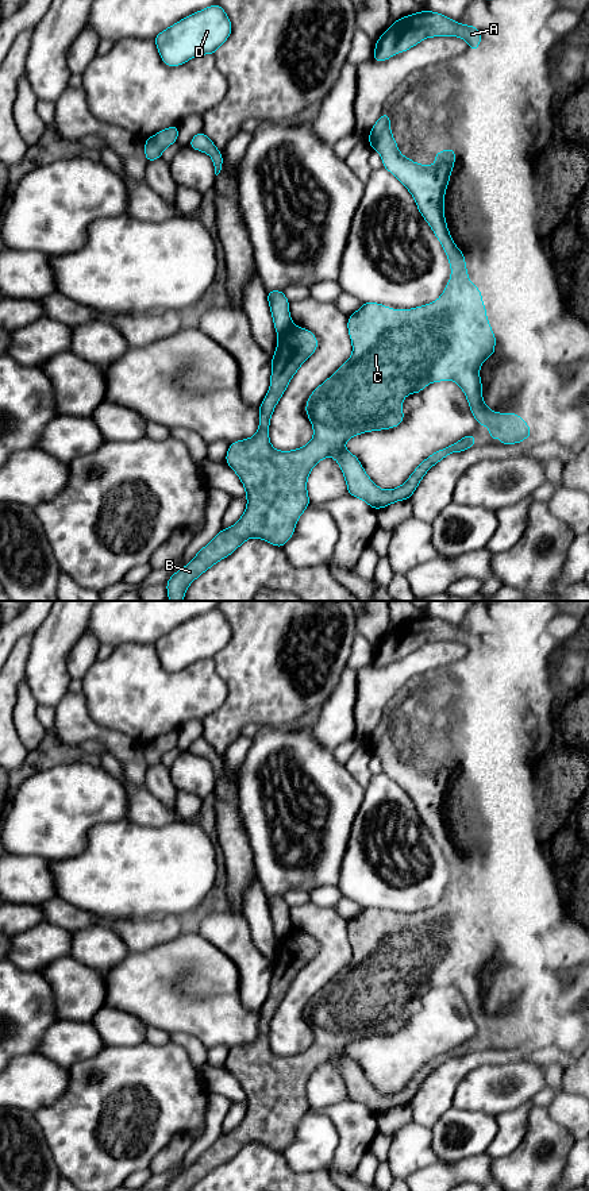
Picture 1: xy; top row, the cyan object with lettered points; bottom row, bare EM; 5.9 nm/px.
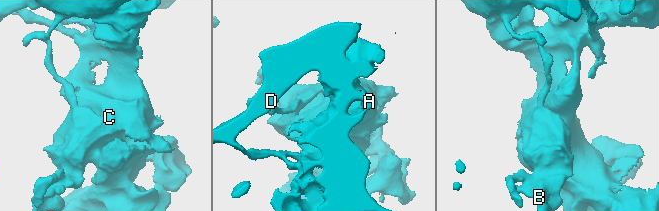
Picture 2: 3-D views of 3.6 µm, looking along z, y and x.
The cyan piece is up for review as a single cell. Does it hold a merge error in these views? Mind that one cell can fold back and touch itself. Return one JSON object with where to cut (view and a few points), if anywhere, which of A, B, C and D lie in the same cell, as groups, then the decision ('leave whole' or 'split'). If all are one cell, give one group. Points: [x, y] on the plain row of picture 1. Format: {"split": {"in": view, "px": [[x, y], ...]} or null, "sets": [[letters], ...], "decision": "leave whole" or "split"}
{"split": {"in": "xy", "px": [[292, 929], [278, 940]]}, "sets": [["A", "B", "C"], ["D"]], "decision": "split"}

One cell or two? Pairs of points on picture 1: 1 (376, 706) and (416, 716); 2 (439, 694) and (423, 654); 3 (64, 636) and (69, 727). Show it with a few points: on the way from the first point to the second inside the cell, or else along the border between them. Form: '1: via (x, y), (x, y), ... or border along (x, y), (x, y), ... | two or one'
1: border along (405, 683), (389, 702), (384, 717), (370, 736) | two
2: border along (422, 674), (418, 677) | two
3: border along (68, 693), (53, 708) | two

